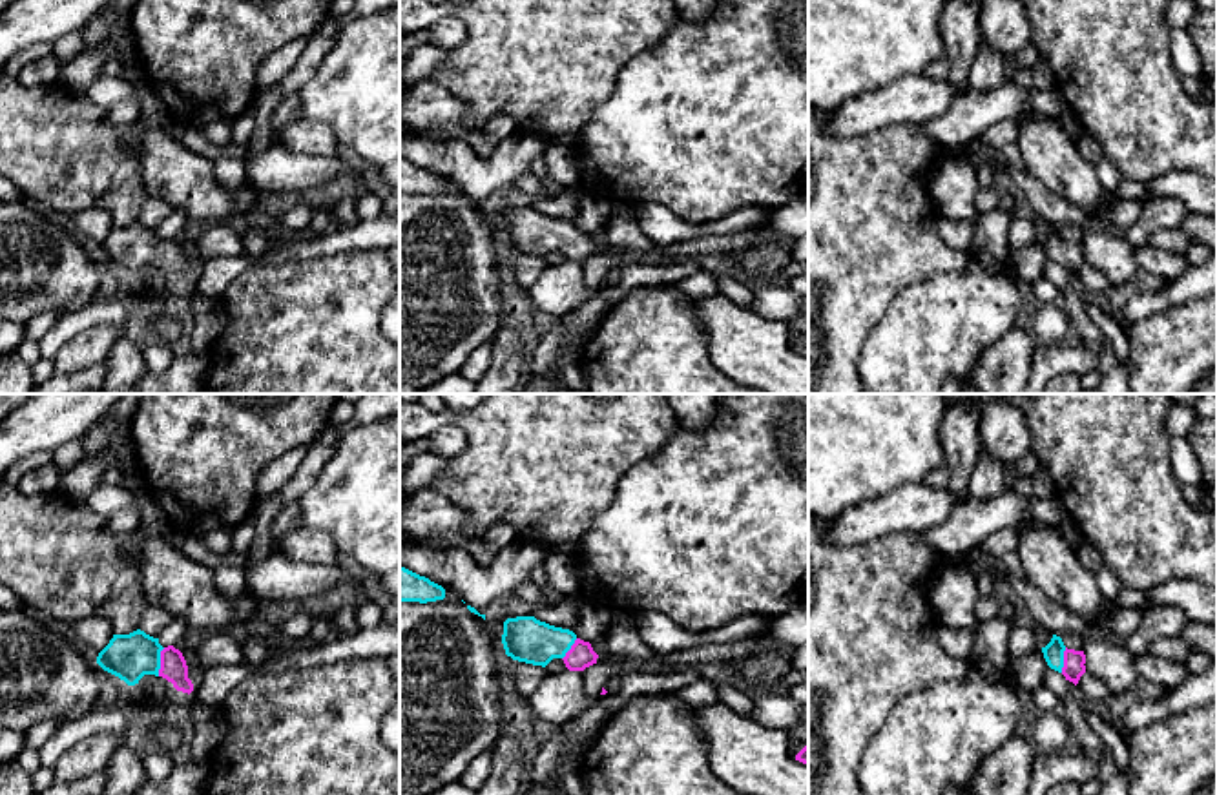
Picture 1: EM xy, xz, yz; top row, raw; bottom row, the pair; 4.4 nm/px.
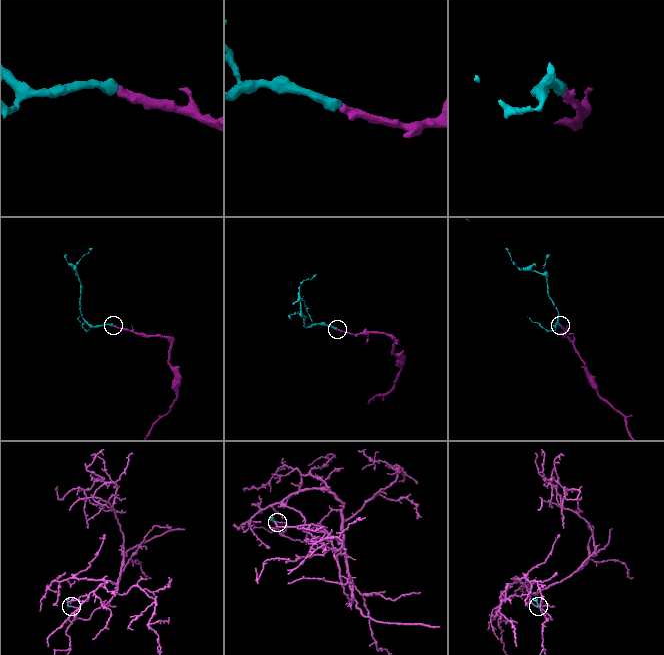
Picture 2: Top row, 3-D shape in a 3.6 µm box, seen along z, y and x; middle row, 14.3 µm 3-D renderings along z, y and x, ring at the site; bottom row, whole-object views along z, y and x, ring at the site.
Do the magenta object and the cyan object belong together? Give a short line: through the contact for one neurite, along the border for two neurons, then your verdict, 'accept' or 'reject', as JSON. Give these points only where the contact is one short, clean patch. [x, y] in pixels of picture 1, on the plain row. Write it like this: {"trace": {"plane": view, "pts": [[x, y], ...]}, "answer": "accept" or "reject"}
{"trace": {"plane": "xy", "pts": [[174, 259], [161, 254], [148, 248], [130, 248]]}, "answer": "accept"}

